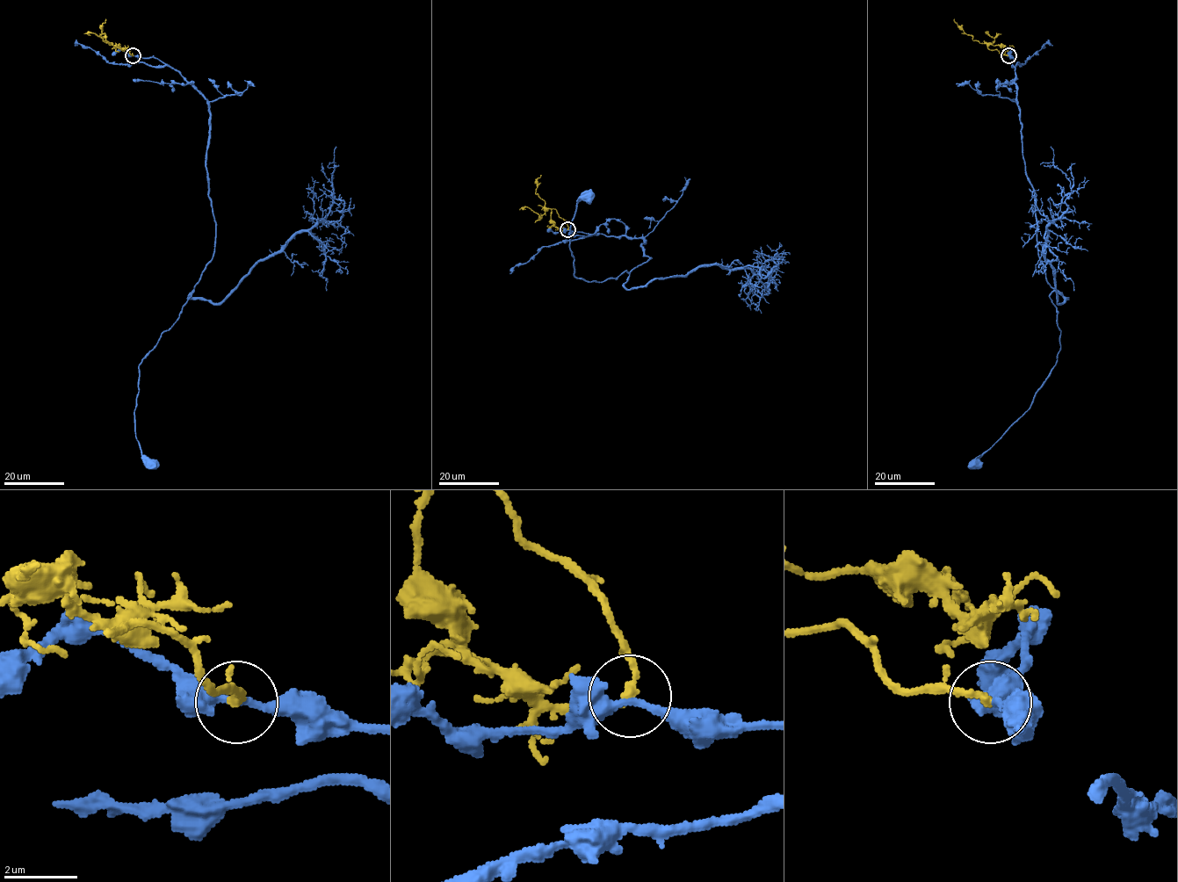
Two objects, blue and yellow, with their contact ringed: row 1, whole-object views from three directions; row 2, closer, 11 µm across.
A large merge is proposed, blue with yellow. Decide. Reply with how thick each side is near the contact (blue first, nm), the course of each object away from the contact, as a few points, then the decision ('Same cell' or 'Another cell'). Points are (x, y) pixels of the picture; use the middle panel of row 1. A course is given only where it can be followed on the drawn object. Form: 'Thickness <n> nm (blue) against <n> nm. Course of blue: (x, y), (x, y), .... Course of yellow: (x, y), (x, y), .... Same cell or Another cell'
Thickness 240 nm (blue) against 190 nm. Course of blue: (567, 229), (642, 238), (651, 257), (629, 275), (576, 278), (570, 226), (587, 196). Course of yellow: (567, 229), (566, 221), (557, 211), (545, 207), (545, 201), (535, 193), (537, 179), (541, 175). Another cell

